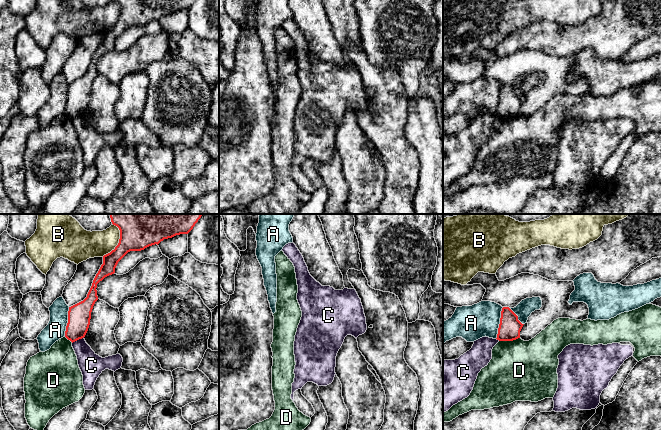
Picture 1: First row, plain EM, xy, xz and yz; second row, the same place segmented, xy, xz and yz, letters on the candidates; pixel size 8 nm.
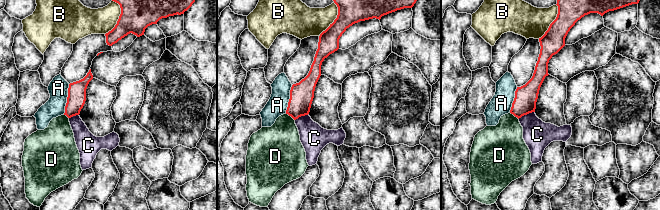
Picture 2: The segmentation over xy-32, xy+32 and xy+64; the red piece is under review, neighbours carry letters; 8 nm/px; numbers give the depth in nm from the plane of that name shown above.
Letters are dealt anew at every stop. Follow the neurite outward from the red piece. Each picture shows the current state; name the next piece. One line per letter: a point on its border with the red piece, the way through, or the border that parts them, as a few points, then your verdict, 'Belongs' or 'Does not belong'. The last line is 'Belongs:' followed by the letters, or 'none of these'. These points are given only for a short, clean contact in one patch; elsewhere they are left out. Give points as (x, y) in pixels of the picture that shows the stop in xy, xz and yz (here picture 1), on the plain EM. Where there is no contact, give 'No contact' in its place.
A: Touches red at yz (500, 99). Boundary: yz (503, 83), (500, 89), (498, 109), (495, 114). Does not belong
B: Touches red at xy (119, 18). Does not belong
C: Touches red at xy (77, 115). Boundary: xy (83, 113), (72, 119). Does not belong
D: Touches red at yz (509, 116). Boundary: yz (519, 113), (513, 116), (499, 117). Does not belong
Belongs: none of these

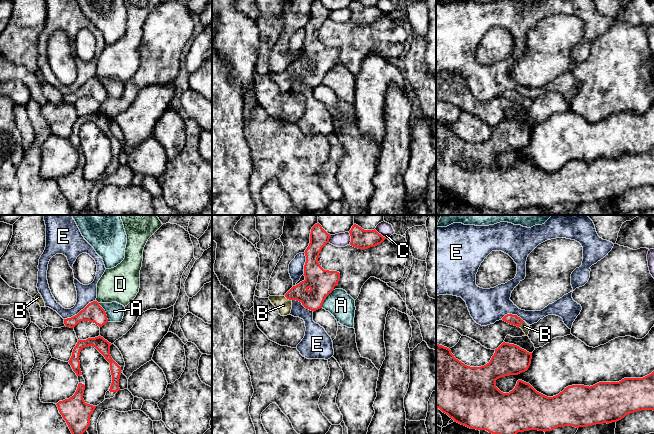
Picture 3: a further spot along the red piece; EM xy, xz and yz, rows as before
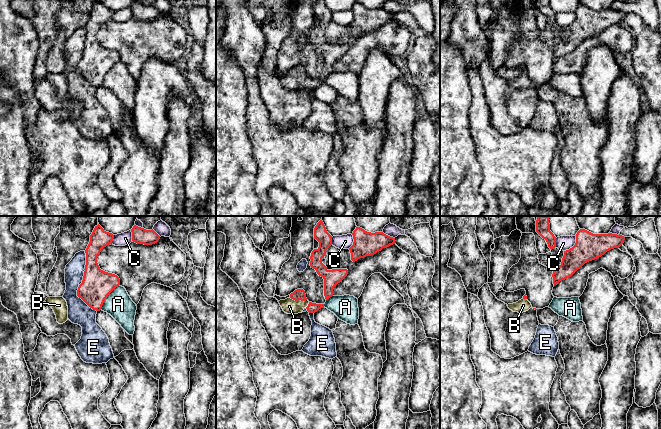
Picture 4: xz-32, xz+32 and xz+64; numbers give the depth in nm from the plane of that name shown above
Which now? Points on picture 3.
A: Touches red at xy (105, 88). Does not belong
B: Touches red at xz (287, 74). Path across: xz (312, 75), (305, 72), (287, 74), (283, 81). Belongs
C: Touches red at xz (380, 10). Does not belong
D: Touches red at xy (97, 78). Does not belong
E: Touches red at xy (80, 87). Does not belong
Belongs: B

